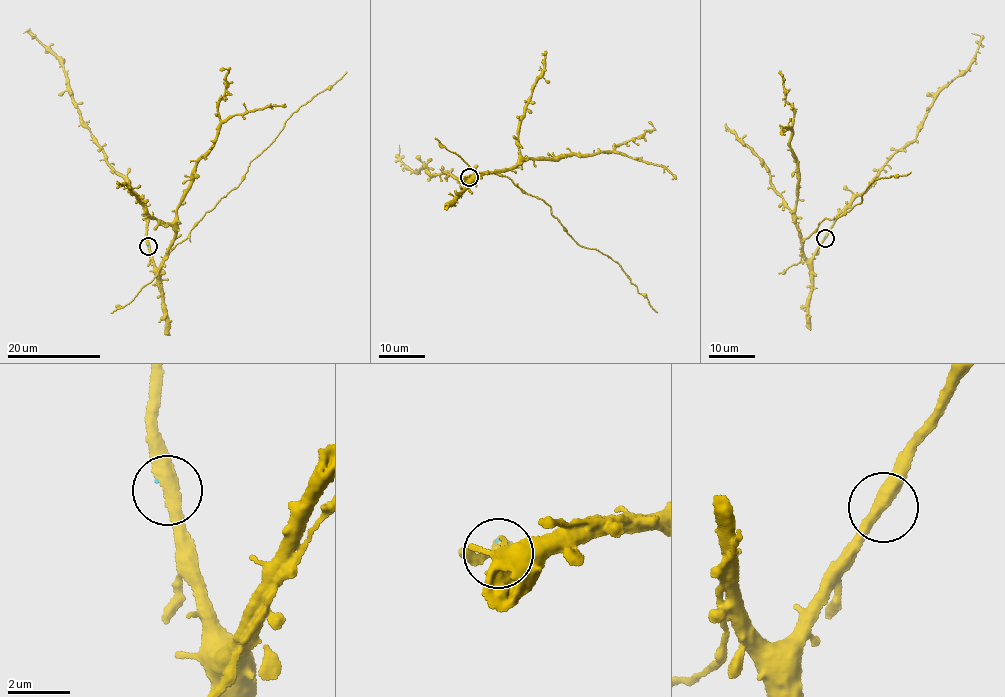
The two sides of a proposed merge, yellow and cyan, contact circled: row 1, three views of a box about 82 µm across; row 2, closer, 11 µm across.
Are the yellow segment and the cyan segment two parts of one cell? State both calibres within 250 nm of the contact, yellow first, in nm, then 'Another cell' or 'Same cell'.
Thickness 420 nm (yellow) against 70 nm. Same cell

